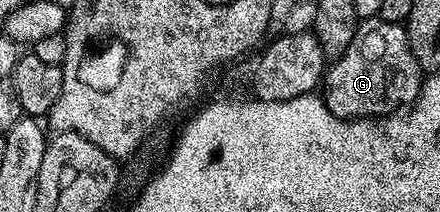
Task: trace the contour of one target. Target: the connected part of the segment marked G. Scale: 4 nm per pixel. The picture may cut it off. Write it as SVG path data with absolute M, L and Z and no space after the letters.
M366 18L358 24L348 50L325 69L324 99L328 110L335 112L339 120L378 118L387 111L390 100L399 100L402 106L413 104L423 79L424 73L412 54L405 27Z

